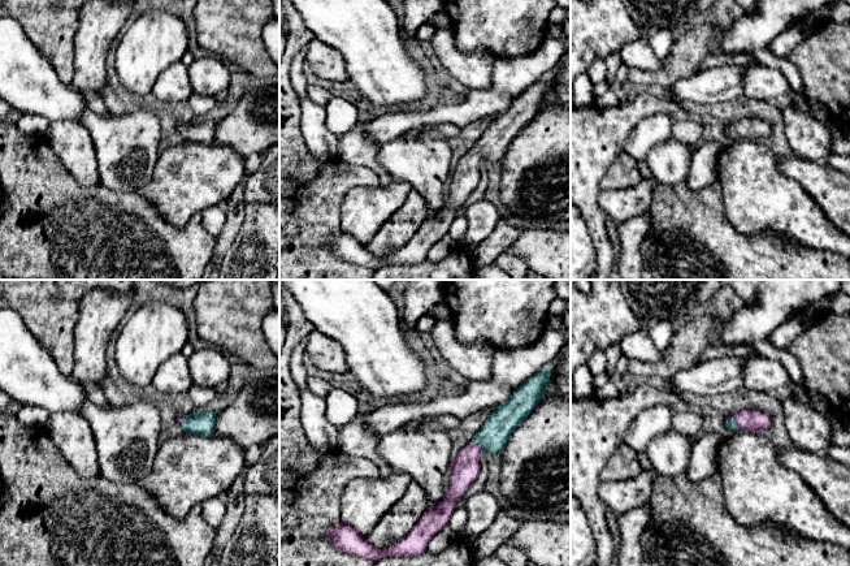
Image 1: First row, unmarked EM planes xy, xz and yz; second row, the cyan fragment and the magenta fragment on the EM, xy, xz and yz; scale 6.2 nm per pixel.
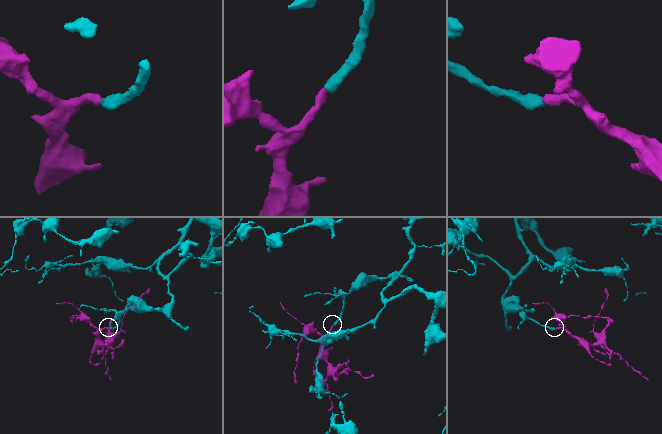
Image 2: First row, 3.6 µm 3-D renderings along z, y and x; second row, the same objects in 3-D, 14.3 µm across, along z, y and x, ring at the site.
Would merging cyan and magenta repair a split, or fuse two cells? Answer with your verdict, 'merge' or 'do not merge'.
merge

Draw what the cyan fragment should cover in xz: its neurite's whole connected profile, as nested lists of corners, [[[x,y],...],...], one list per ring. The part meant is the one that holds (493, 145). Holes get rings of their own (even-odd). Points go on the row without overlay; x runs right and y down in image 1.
[[[554,73],[522,91],[509,108],[496,116],[472,150],[463,156],[450,174],[450,195],[441,211],[421,224],[411,241],[387,258],[377,258],[352,236],[341,232],[326,241],[328,250],[339,259],[359,264],[372,272],[386,265],[416,265],[426,260],[428,251],[442,237],[456,217],[456,211],[478,186],[480,165],[483,161],[502,161],[512,141],[545,105]]]

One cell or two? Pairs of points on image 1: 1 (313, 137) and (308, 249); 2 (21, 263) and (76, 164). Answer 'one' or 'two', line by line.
1: two
2: two

